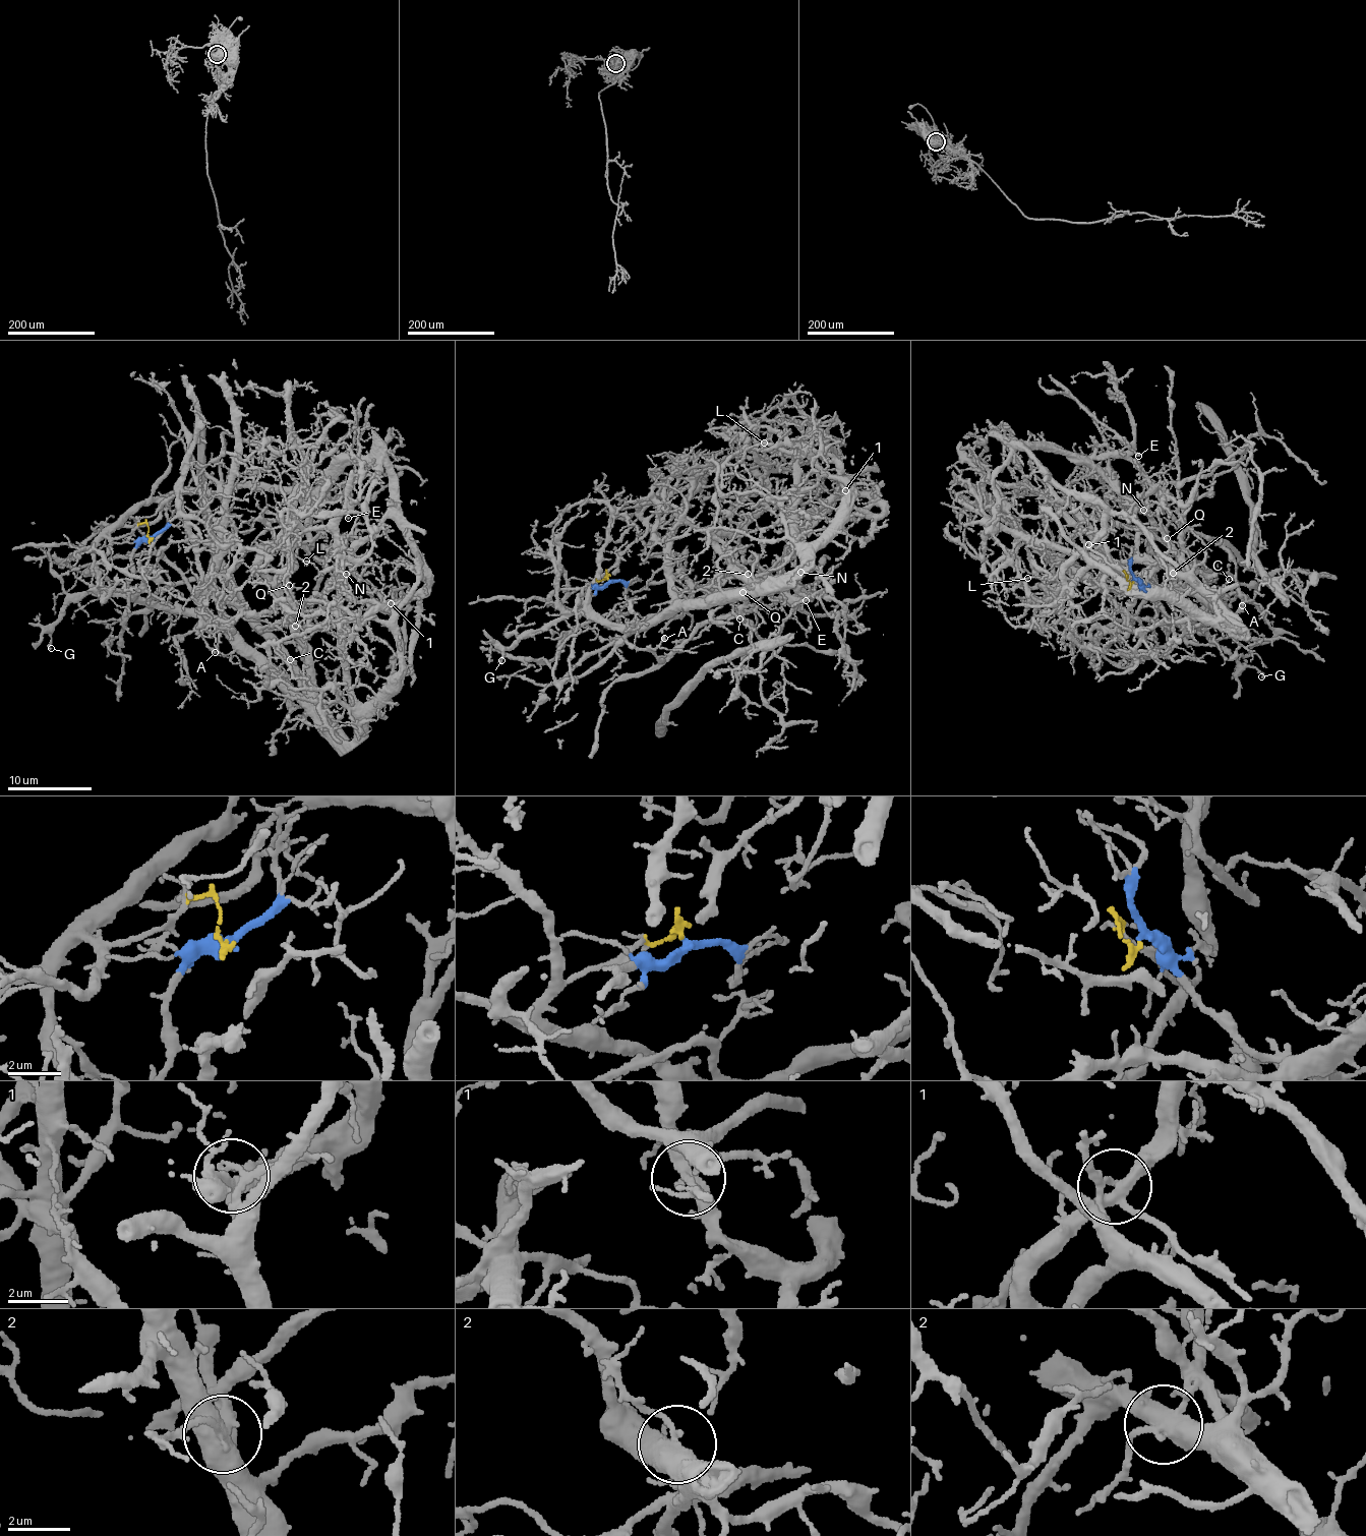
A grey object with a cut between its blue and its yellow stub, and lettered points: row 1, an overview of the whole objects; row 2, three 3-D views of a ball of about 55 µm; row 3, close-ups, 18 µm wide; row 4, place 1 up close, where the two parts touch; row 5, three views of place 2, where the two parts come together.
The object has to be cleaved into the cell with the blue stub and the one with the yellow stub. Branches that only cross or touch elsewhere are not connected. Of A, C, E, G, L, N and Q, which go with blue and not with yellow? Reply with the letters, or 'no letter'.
C, G, N, Q

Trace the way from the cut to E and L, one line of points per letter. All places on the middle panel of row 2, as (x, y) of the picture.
E: (608, 579), (565, 605), (639, 626), (750, 588), (779, 565), (783, 592), (806, 601)
L: (608, 579), (565, 605), (639, 626), (760, 583), (843, 490), (882, 513), (858, 510), (836, 464), (763, 442)

